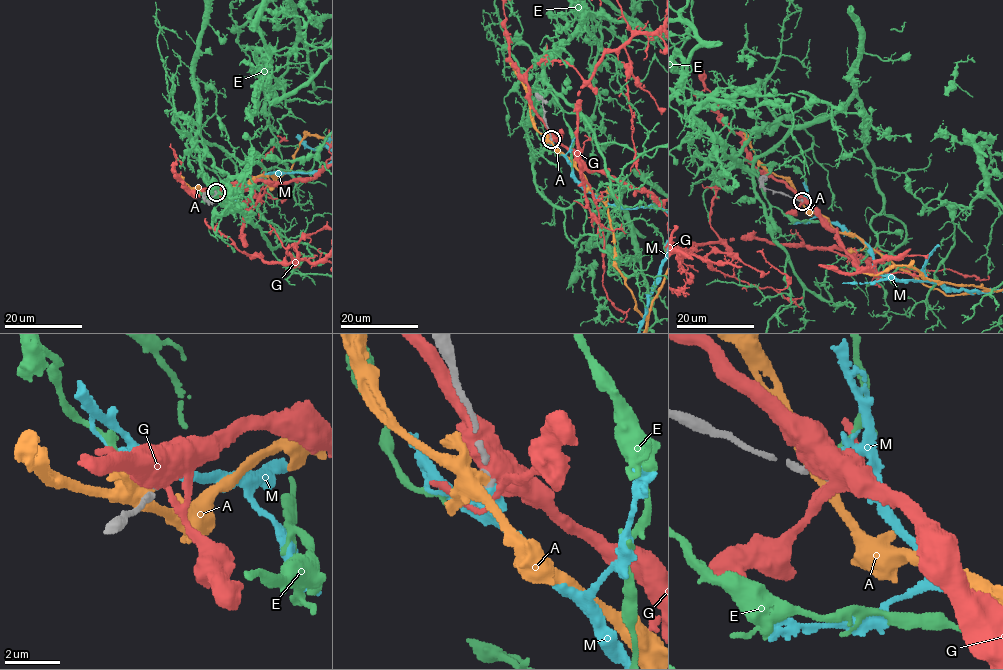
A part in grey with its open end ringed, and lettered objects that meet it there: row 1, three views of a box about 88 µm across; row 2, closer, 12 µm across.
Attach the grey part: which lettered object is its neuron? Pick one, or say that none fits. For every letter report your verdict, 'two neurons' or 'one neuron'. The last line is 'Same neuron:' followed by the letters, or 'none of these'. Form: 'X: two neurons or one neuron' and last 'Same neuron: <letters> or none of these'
A: two neurons
E: two neurons
G: two neurons
M: one neuron
Same neuron: M

